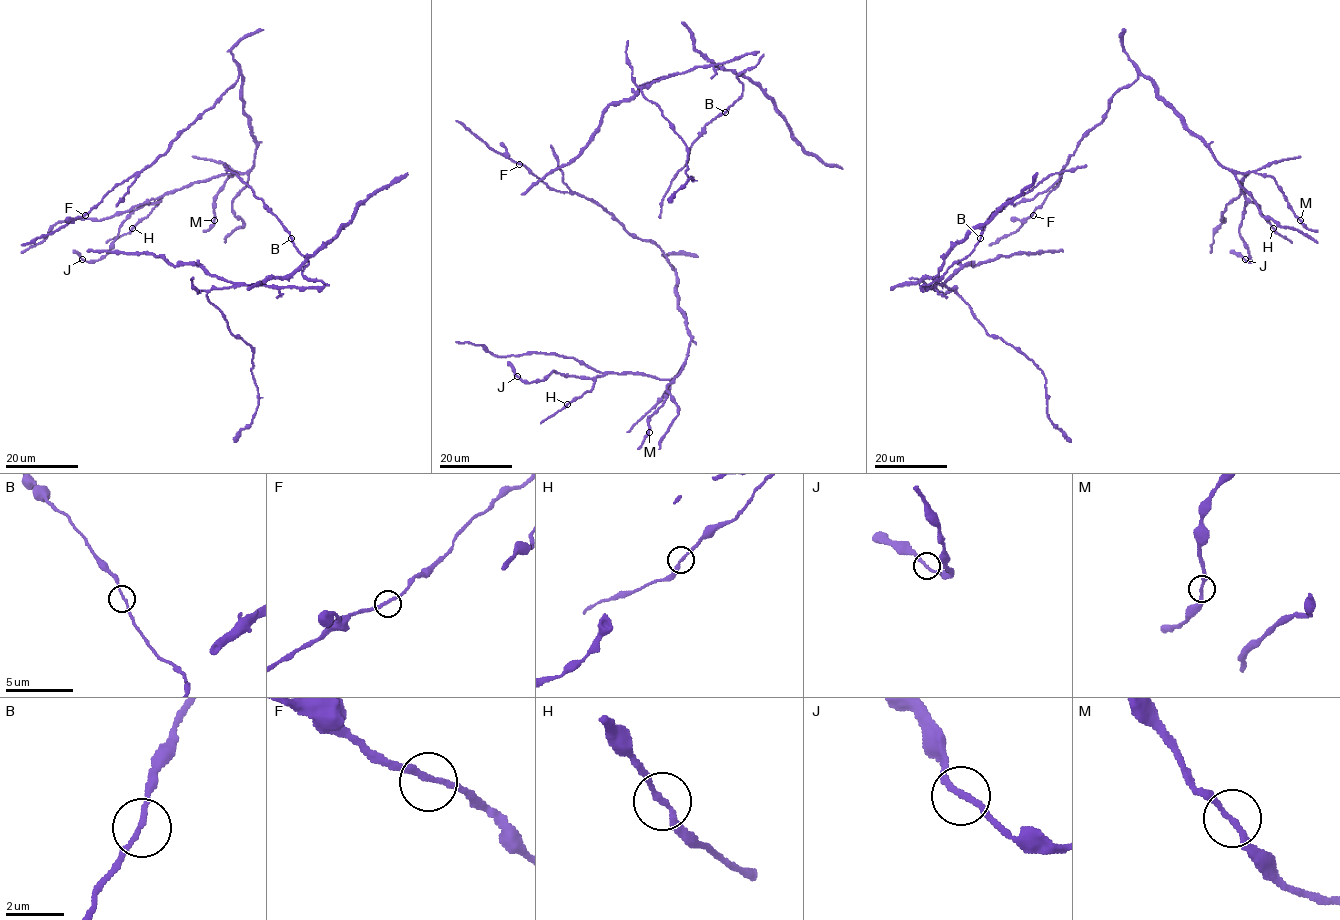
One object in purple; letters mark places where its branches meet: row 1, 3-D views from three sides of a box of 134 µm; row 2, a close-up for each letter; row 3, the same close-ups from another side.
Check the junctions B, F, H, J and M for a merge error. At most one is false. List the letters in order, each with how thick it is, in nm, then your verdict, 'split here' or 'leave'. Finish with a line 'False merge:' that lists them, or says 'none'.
B: 160 nm thick; leave
F: 220 nm thick; leave
H: 200 nm thick; leave
J: 200 nm thick; leave
M: 200 nm thick; leave
False merge: none

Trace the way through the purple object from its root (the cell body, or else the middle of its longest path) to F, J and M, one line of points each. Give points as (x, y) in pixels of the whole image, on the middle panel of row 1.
F: (580, 196), (552, 190), (519, 164)
J: (580, 196), (663, 252), (690, 337), (685, 363), (672, 379), (553, 371), (525, 382), (517, 376)
M: (580, 196), (629, 233), (652, 241), (675, 271), (690, 342), (649, 432)

